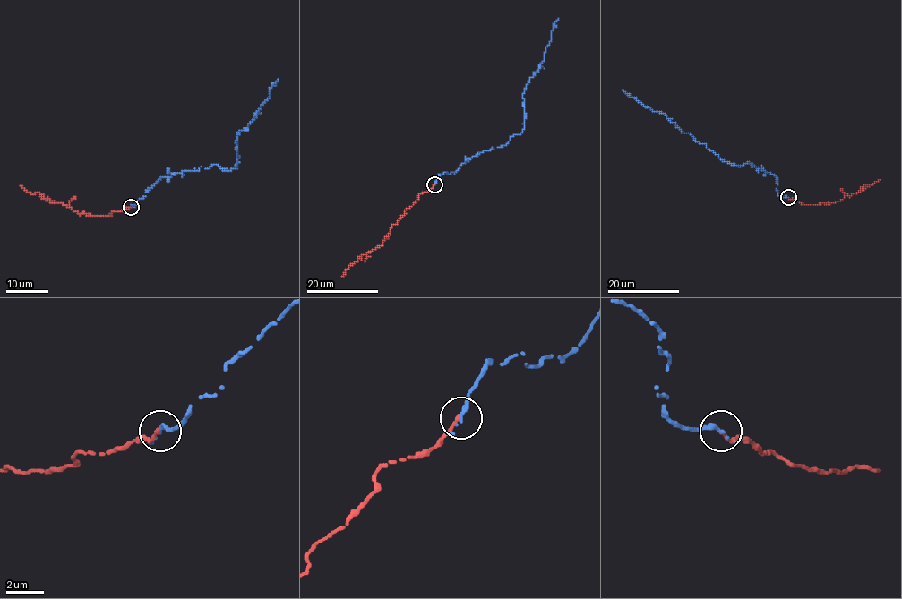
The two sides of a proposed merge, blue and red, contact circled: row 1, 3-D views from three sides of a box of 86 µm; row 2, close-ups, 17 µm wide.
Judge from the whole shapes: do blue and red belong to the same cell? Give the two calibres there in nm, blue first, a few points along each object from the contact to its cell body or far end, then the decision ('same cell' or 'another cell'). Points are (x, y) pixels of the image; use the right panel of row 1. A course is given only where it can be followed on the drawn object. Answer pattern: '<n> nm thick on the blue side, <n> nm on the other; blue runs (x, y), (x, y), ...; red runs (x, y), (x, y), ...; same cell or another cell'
280 nm thick on the blue side, 190 nm on the other; blue runs (788, 197), (777, 193), (777, 178), (768, 172), (750, 161), (740, 166), (723, 161), (665, 114), (622, 89); red runs (788, 197), (808, 205), (832, 203), (857, 193), (865, 185), (871, 185), (880, 179); same cell

